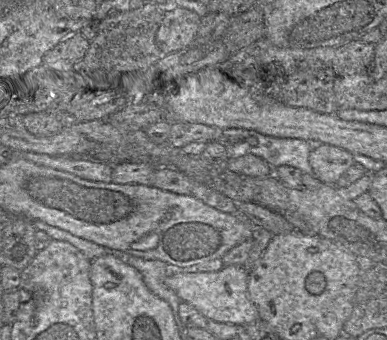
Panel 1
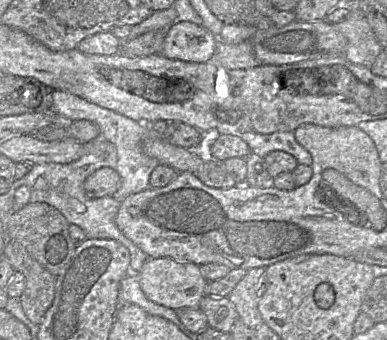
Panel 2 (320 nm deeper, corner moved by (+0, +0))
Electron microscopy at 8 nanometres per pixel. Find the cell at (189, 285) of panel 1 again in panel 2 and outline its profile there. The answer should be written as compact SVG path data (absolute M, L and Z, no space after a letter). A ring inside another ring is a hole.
M148 258L138 273L138 278L141 290L147 299L173 310L197 308L204 297L207 283L198 265L170 258Z

